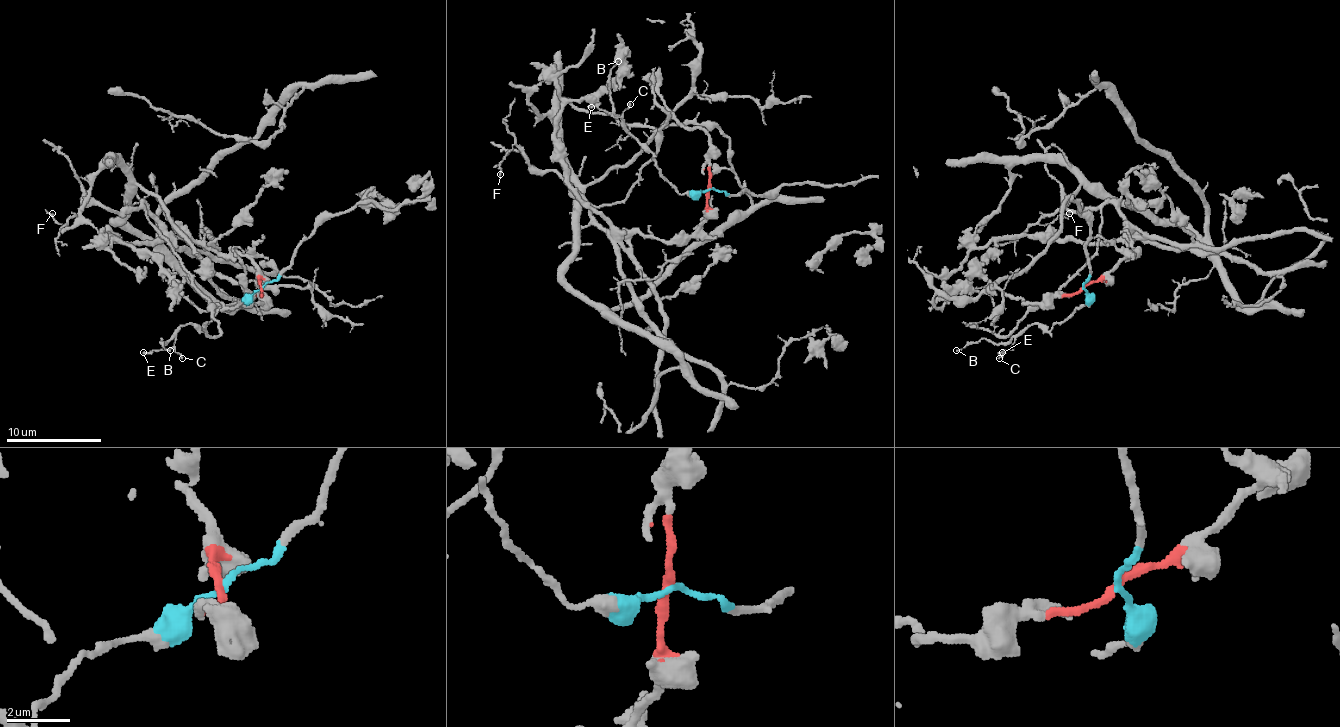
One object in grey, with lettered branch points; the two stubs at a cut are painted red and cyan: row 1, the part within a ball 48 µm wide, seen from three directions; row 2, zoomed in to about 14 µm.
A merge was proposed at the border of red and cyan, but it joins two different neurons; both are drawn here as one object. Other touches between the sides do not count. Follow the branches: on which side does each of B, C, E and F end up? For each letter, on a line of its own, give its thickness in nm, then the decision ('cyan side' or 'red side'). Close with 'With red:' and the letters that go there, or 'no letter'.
B: 110 nm | cyan side
C: 130 nm | cyan side
E: 160 nm | cyan side
F: 100 nm | red side
With red: F

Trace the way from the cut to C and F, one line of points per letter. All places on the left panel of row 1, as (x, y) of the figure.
C: (261, 288), (214, 315), (204, 327), (185, 324), (175, 334), (175, 350), (183, 358)
F: (261, 288), (259, 269), (244, 255), (171, 234), (142, 203), (111, 212), (87, 203), (59, 224), (52, 212)

